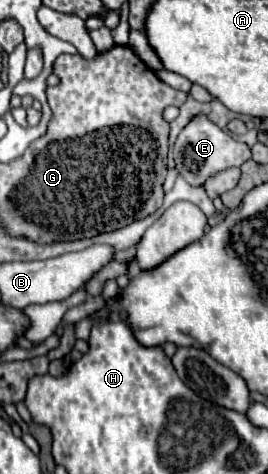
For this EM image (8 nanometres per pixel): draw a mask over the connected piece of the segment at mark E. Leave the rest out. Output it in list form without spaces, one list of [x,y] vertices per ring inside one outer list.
[[[198,113],[188,121],[188,125],[180,131],[176,145],[174,145],[176,167],[190,185],[202,185],[210,175],[222,169],[228,169],[228,167],[240,167],[248,159],[250,159],[250,147],[246,143],[236,141],[230,133],[222,131],[204,113]]]

